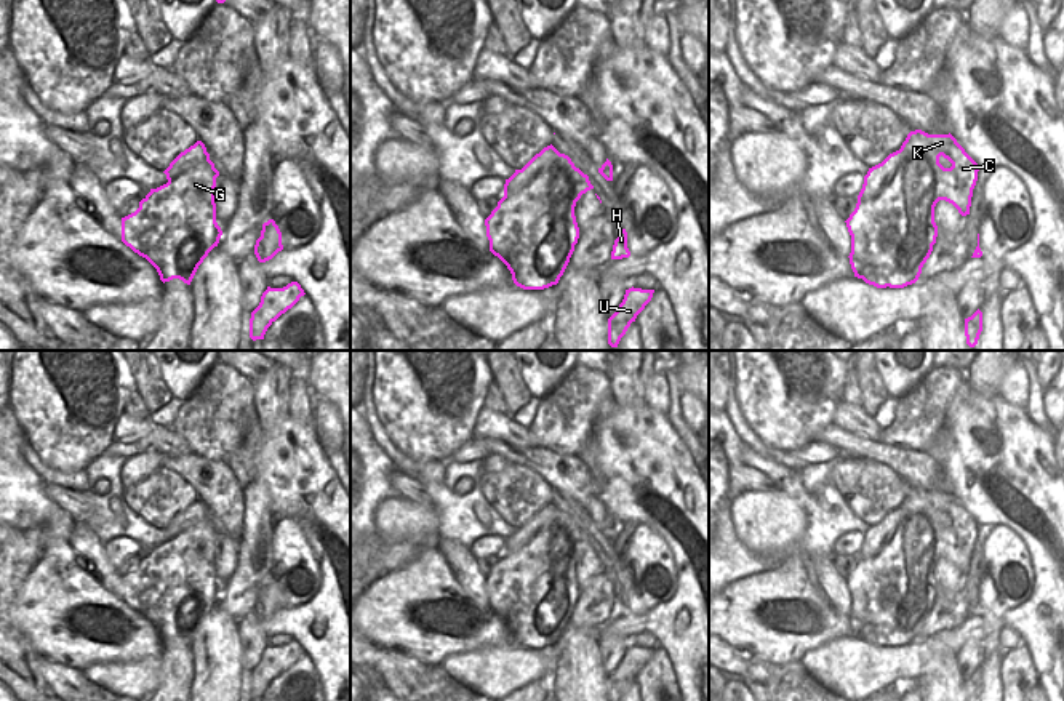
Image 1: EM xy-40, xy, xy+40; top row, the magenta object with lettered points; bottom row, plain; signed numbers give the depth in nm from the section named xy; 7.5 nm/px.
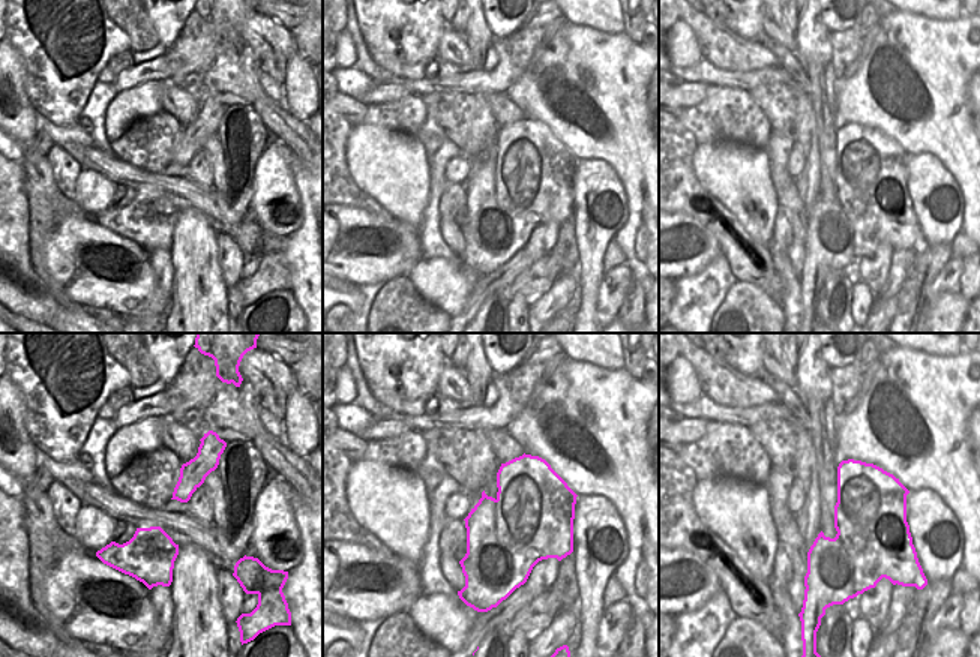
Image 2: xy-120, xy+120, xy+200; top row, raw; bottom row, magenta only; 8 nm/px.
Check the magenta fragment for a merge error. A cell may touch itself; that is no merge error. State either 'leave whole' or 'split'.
split

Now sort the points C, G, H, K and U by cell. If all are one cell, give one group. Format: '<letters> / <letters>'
C G K / H U

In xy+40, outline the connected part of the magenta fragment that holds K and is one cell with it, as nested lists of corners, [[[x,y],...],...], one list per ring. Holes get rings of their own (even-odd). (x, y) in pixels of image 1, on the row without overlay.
[[[922,488],[910,490],[902,501],[901,523],[891,543],[875,559],[858,559],[854,570],[845,579],[851,594],[850,623],[854,635],[862,637],[862,629],[872,624],[878,634],[896,635],[890,647],[904,647],[918,639],[922,626],[933,610],[938,595],[934,565],[939,559],[952,562],[962,575],[970,573],[973,547],[978,539],[979,523],[965,511],[957,498],[949,493],[928,493]],[[875,579],[899,579],[906,584],[909,597],[877,599],[886,610],[870,610]]]

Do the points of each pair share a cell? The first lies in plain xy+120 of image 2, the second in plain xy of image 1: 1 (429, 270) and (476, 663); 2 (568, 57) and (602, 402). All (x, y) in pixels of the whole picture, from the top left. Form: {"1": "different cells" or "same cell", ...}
{"1": "same cell", "2": "different cells"}

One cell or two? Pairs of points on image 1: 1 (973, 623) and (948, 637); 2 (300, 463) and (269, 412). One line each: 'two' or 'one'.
1: one
2: two

